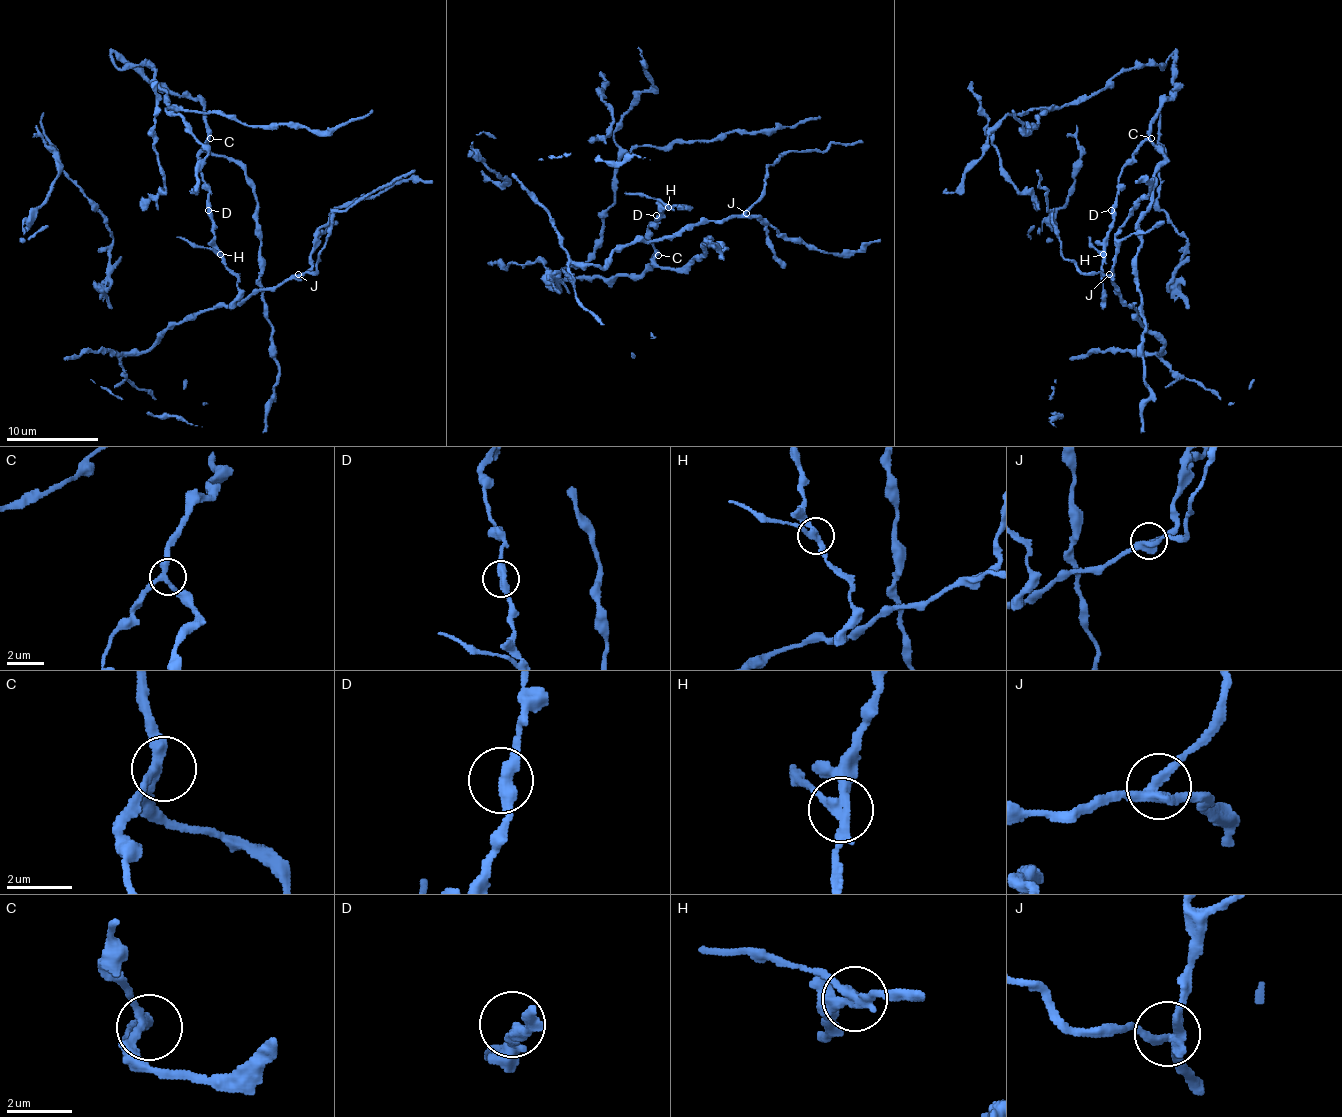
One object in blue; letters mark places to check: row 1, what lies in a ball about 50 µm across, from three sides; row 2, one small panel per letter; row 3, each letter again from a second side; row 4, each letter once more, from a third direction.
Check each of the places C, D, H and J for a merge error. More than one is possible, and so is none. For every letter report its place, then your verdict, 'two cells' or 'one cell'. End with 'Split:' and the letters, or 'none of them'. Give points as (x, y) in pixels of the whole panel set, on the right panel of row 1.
C: at (1151, 138); one cell
D: at (1111, 210); one cell
H: at (1103, 254); two cells
J: at (1109, 274); one cell
Split: H

